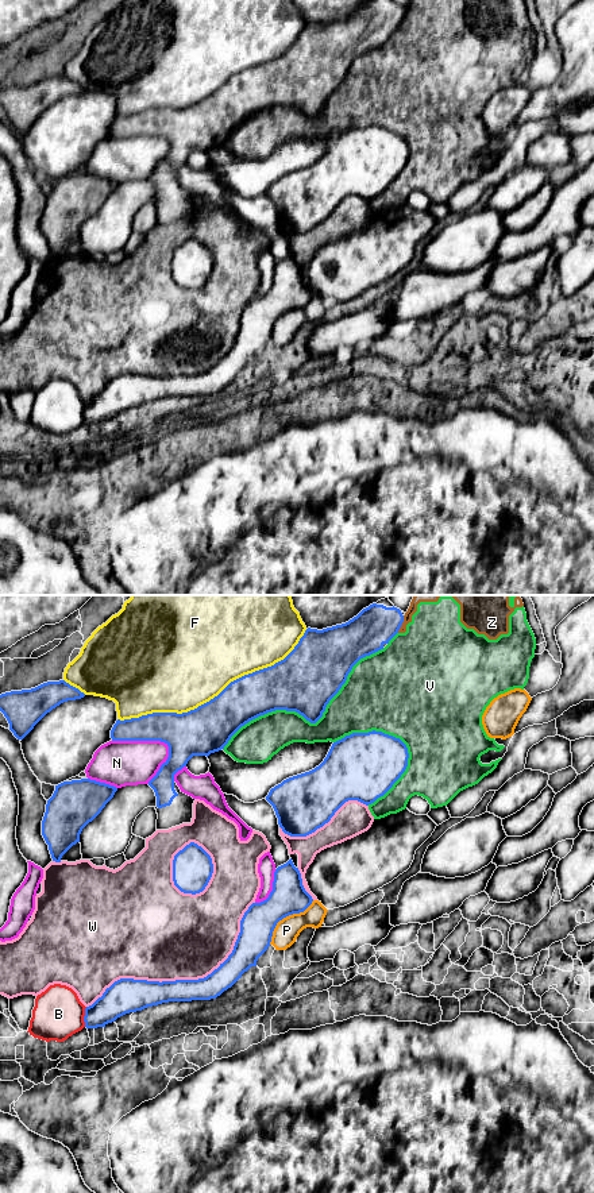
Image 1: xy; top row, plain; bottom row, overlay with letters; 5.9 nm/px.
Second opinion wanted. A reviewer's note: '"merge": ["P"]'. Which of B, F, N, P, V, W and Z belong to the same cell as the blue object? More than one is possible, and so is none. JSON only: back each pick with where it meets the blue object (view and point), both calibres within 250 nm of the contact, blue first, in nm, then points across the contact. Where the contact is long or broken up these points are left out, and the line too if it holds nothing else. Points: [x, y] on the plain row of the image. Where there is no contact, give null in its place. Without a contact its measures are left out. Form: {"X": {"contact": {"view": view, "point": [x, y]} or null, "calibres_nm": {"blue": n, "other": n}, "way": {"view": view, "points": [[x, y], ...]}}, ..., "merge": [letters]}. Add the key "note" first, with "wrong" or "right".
{"note": "right", "P": {"contact": {"view": "xy", "point": [285, 312]}, "calibres_nm": {"blue": 200, "other": 140}}, "merge": ["P"]}

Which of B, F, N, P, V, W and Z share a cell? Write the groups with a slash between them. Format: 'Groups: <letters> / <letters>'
Groups: B / F / N / P / V Z / W

